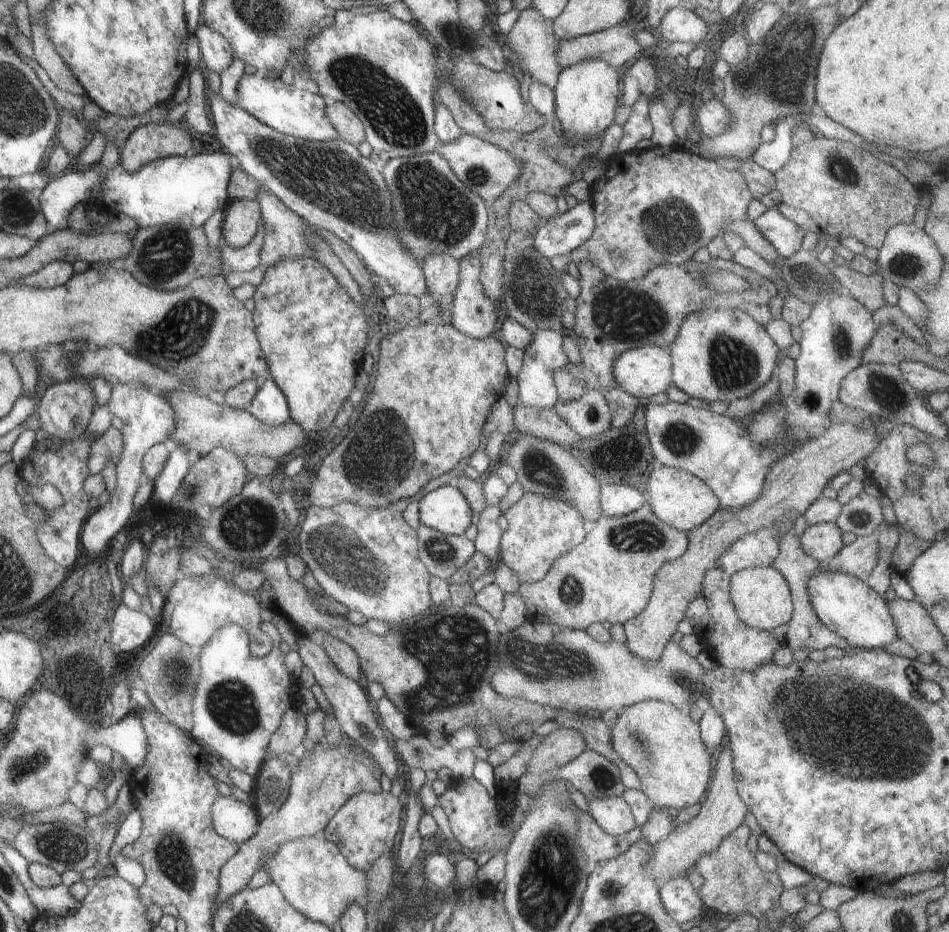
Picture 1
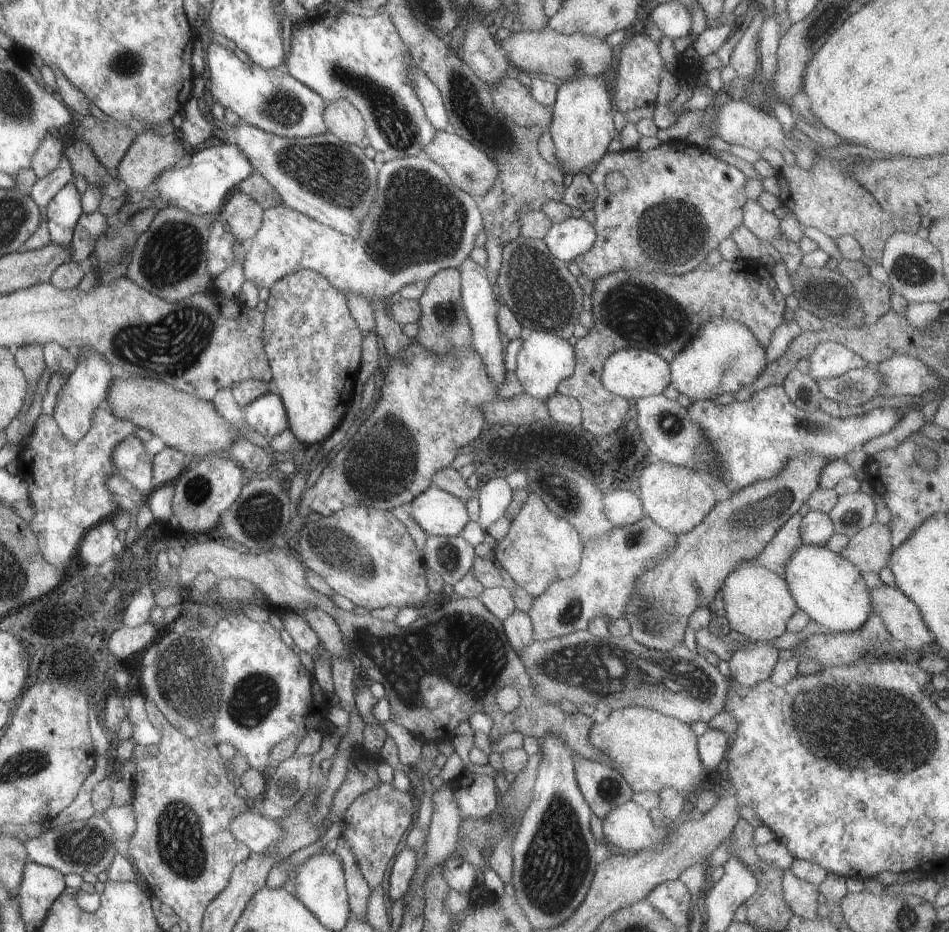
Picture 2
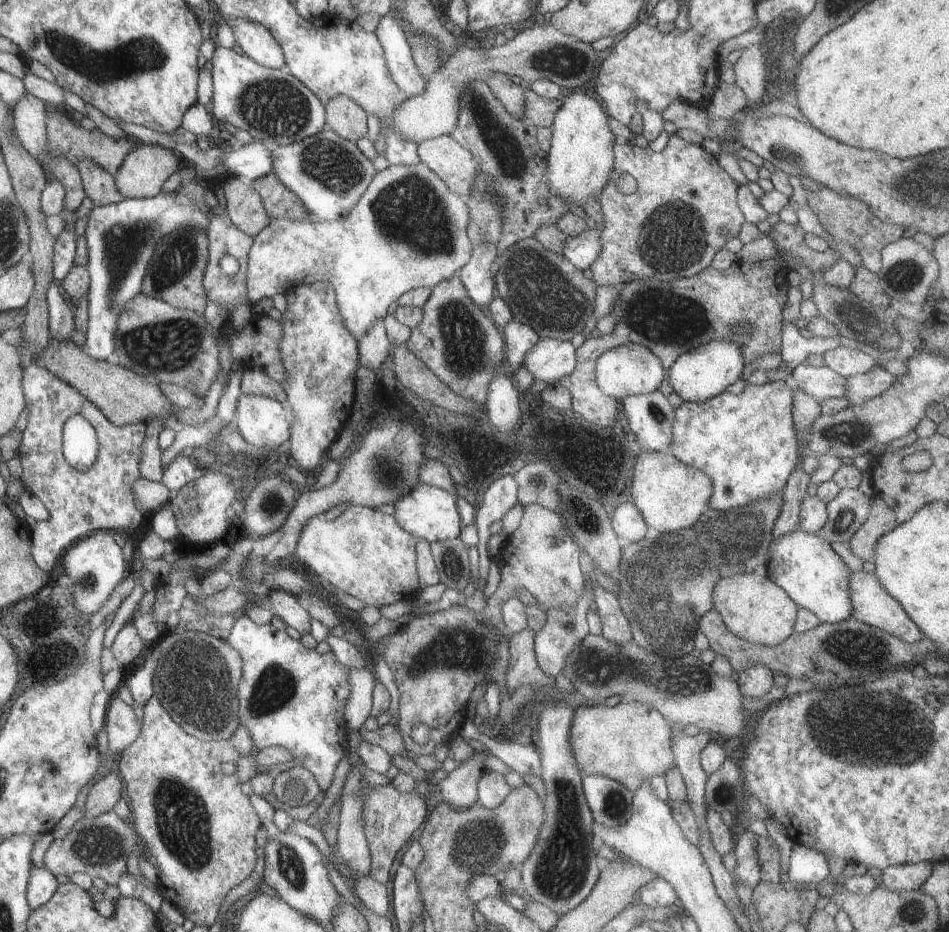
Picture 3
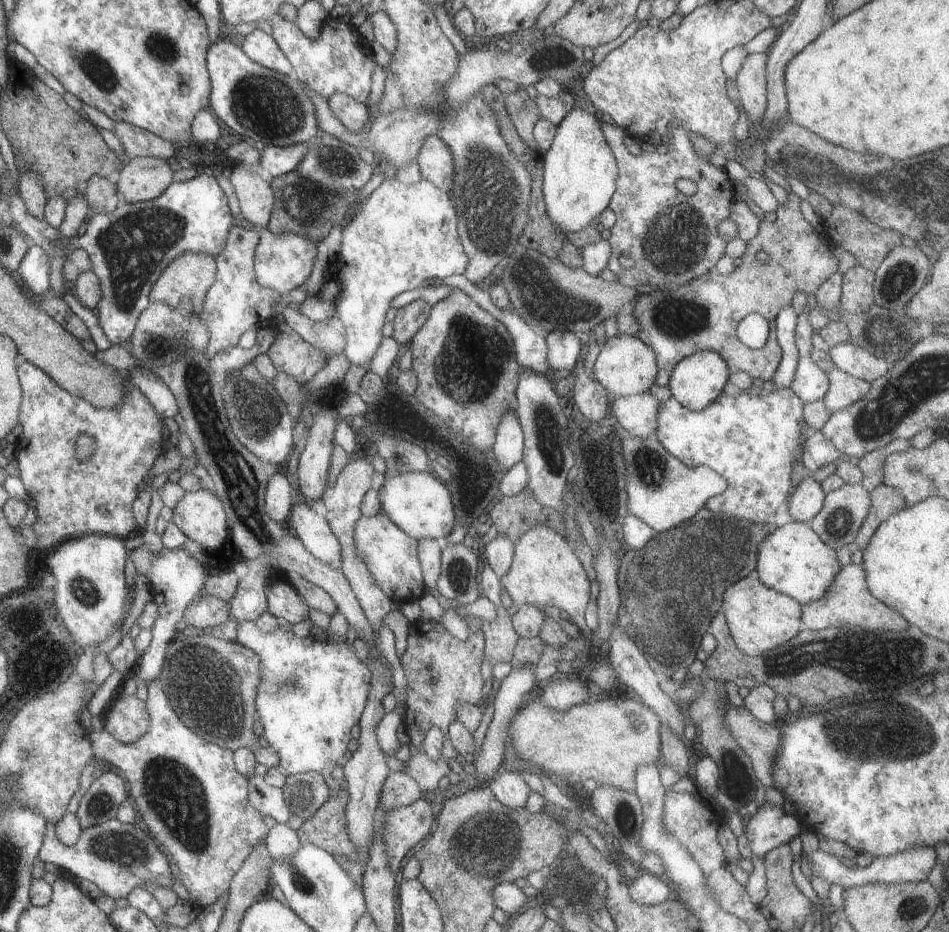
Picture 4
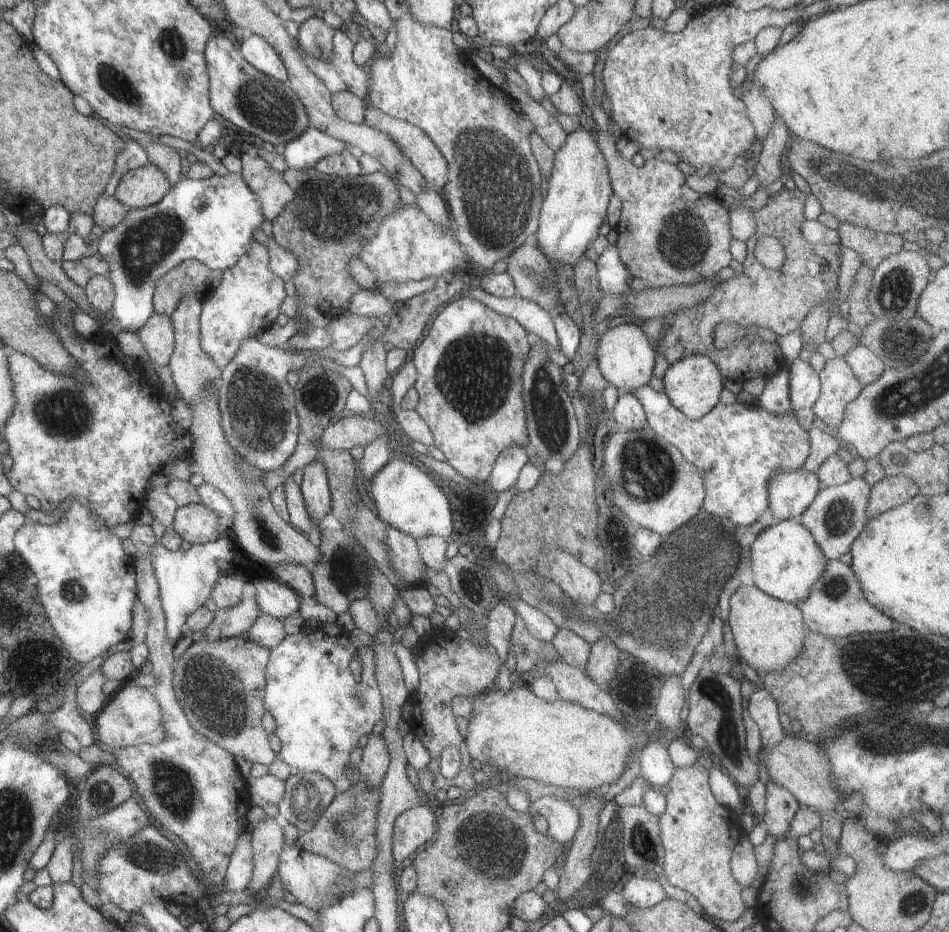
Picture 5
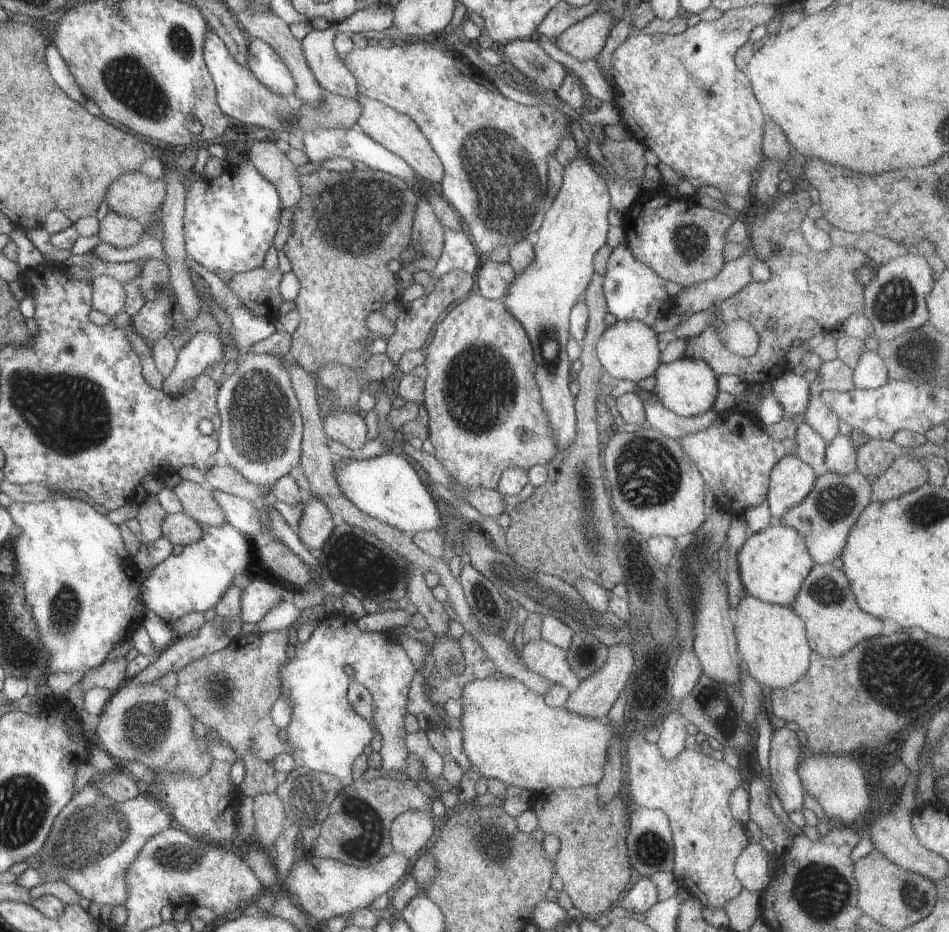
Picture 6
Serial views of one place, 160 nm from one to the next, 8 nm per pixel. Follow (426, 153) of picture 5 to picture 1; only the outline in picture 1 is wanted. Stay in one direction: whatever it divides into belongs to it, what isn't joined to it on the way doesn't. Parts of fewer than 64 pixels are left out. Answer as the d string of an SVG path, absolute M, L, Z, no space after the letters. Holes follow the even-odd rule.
M464 133L452 142L443 144L439 154L449 162L450 168L458 180L484 200L488 206L519 177L523 167L523 164L508 151L468 133Z

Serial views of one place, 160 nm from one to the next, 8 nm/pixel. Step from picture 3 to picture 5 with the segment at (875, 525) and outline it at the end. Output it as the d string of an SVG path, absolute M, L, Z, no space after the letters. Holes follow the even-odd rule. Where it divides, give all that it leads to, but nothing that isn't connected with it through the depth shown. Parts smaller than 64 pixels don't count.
M905 474L890 475L871 486L867 515L874 518L887 510L907 503L920 494L919 486Z

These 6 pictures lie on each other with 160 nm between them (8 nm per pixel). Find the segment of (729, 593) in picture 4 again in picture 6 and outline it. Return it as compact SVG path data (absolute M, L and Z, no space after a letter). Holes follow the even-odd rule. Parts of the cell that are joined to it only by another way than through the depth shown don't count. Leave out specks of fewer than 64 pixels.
M744 596L736 608L733 622L737 650L741 662L746 664L750 677L770 690L792 686L811 666L811 649L803 619L792 608L762 602Z

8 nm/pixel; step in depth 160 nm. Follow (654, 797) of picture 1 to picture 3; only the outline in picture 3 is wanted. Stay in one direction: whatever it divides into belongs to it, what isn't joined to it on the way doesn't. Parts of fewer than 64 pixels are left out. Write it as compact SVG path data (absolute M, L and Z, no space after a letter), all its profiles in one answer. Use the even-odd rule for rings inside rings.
M583 702L576 705L570 748L582 774L606 776L633 793L642 788L642 782L677 768L672 751L672 726L660 712L644 703L621 702L605 706Z

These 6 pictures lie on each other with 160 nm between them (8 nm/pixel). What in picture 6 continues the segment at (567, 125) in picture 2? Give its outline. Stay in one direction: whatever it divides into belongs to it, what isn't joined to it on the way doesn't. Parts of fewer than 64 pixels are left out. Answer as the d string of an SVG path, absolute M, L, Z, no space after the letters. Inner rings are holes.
M577 157L564 166L564 176L558 194L544 216L540 229L533 235L534 262L508 288L503 304L522 324L528 336L536 362L536 384L546 410L546 422L554 432L559 452L570 448L576 438L577 414L575 398L569 384L572 381L572 362L566 354L570 312L583 301L584 292L594 276L594 256L607 244L608 214L612 209L607 182L590 162Z

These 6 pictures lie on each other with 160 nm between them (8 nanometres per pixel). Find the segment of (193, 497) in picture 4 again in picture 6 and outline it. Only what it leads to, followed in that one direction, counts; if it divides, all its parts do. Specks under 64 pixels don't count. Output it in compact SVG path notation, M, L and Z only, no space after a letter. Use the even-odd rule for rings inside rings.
M186 512L169 514L162 522L162 537L184 547L202 540L202 525Z

